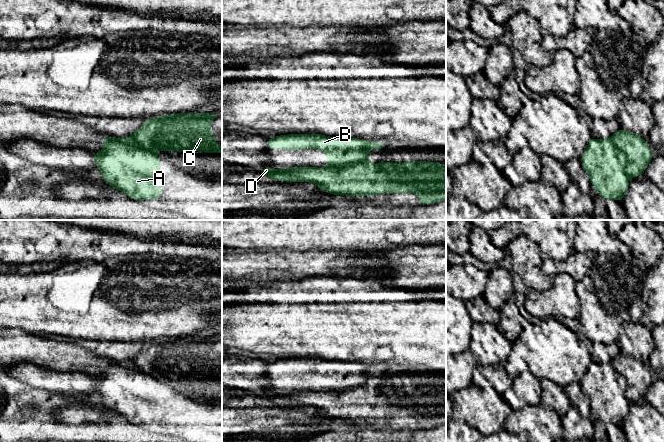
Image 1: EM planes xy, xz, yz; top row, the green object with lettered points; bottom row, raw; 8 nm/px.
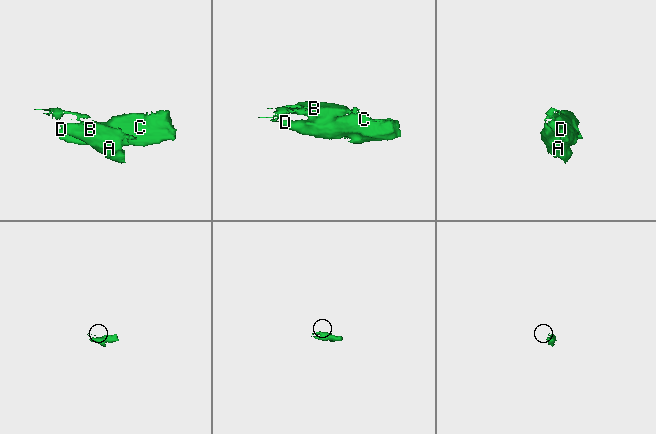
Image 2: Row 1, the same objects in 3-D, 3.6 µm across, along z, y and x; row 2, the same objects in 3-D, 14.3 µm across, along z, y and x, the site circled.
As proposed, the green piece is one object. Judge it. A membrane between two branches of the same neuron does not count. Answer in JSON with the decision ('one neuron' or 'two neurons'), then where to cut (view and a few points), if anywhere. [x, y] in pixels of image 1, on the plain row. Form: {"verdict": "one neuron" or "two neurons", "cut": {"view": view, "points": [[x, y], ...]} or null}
{"verdict": "two neurons", "cut": {"view": "yz", "points": [[610, 362], [625, 380], [625, 397], [629, 401]]}}

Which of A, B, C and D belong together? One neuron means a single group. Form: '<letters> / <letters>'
A B / C D

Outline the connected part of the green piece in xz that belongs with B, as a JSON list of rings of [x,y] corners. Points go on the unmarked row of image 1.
[[[288,358],[267,363],[270,373],[318,373],[327,377],[327,391],[344,392],[367,384],[368,374],[385,371],[382,367],[347,361],[336,362],[321,358]]]

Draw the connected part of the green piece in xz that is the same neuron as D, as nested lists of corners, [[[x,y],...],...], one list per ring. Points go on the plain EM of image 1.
[[[364,385],[344,392],[333,391],[293,391],[289,393],[271,393],[263,389],[262,398],[273,405],[312,406],[320,414],[332,419],[350,421],[369,420],[391,417],[416,417],[419,419],[418,429],[433,428],[446,425],[446,389],[430,385],[410,385],[403,387]]]

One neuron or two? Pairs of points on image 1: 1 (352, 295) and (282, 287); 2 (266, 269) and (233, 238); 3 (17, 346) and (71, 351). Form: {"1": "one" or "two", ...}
{"1": "one", "2": "two", "3": "one"}

